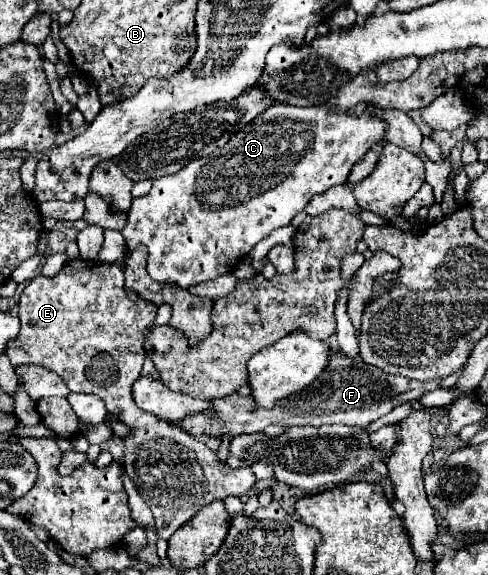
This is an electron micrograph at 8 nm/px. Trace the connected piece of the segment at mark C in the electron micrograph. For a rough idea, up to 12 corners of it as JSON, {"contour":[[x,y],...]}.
{"contour":[[275,104],[133,198],[127,248],[191,286],[231,272],[383,142]]}

